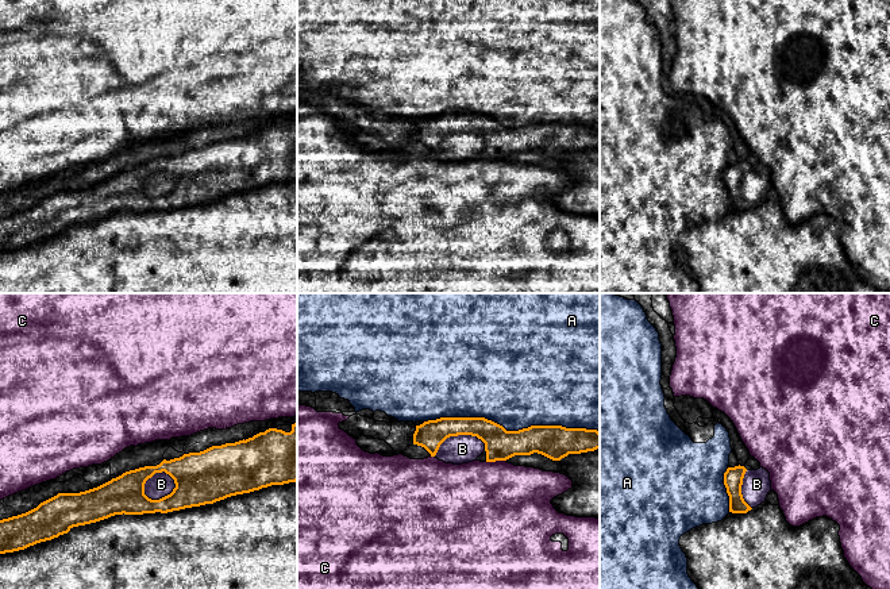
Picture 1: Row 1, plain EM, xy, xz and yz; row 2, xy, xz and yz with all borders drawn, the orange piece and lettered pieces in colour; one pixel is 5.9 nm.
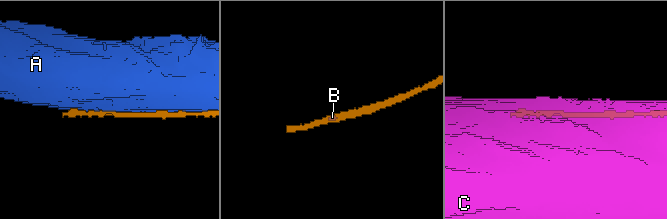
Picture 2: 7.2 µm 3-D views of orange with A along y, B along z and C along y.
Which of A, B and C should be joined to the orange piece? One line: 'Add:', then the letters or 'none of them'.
Add: B

